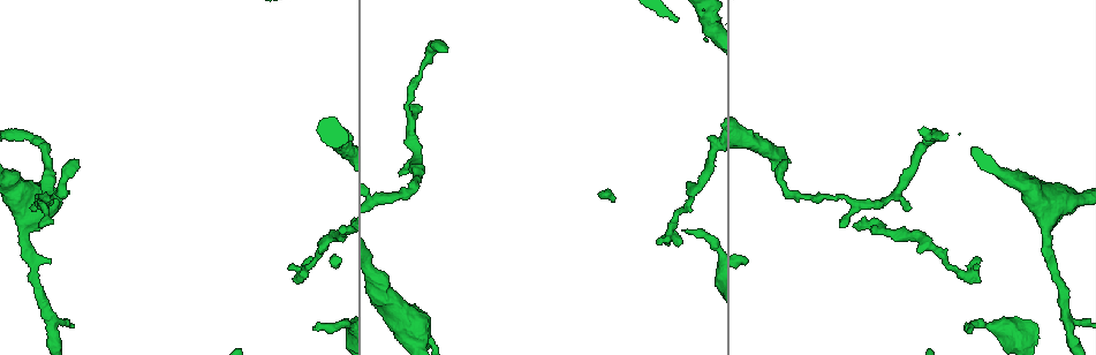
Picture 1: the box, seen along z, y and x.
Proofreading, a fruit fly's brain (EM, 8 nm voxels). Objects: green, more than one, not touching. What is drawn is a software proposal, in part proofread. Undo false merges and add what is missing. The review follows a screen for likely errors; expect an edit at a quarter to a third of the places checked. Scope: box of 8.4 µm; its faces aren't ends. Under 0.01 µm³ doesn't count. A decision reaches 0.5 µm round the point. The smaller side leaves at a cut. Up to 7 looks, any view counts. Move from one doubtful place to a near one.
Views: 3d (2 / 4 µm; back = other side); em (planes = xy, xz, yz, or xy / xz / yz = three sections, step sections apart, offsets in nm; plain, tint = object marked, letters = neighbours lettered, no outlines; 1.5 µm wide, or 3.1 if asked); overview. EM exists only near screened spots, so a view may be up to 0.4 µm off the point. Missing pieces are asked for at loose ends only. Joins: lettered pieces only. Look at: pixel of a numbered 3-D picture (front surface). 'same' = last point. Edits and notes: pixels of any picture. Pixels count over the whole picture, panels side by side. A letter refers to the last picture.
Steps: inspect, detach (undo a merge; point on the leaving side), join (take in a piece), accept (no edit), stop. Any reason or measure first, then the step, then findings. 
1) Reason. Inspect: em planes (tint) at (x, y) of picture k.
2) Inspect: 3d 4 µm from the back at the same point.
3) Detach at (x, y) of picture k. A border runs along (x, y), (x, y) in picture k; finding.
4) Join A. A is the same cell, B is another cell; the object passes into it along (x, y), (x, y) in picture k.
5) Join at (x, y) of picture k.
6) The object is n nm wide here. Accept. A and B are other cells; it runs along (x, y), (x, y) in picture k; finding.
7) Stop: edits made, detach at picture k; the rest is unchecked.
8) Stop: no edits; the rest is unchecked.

An open end. Inspect: em xy step 8 (tint) at (312, 326) of picture 1.

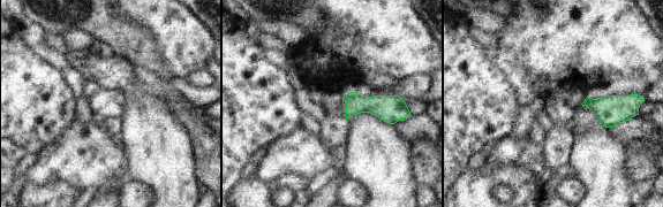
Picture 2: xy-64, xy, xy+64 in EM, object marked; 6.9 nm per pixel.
Inspect: em planes (letters) at the same point.

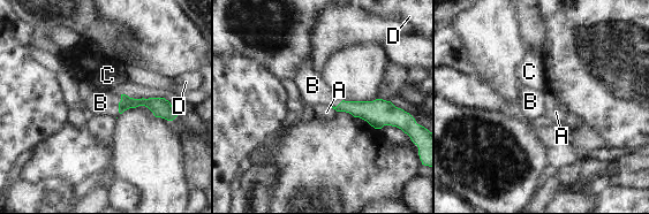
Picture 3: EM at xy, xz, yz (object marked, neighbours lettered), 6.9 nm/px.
Join B. B is the same cell, A, C and D are other cells; the object passes into it along (155, 105), (119, 105), (100, 102) in picture 3; it goes on there.

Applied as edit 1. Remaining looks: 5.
Inspect: overview.

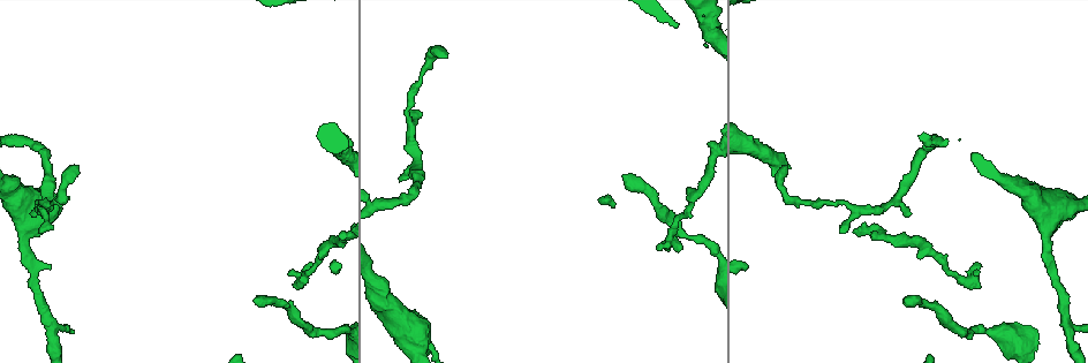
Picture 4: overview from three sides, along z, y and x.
Thin neck. Inspect: em planes (tint) at (418, 79) of picture 4.

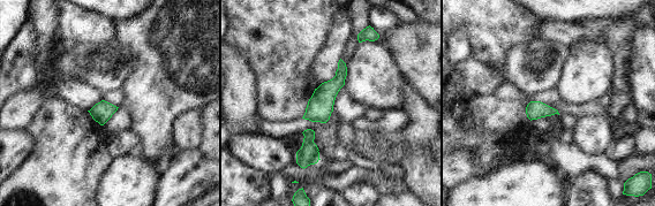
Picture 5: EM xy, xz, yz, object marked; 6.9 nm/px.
What lies round it. Inspect: em planes (letters) at the same point.

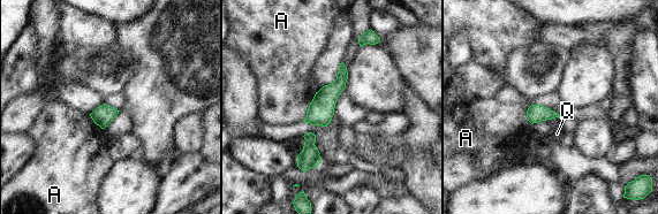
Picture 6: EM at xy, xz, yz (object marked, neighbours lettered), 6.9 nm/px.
Accept. A and Q are other cells; a border runs along (316, 93), (302, 121) in picture 6; all the same neuron.

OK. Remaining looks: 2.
Stop: edits made, join at picture 3; the rest is unchecked.

